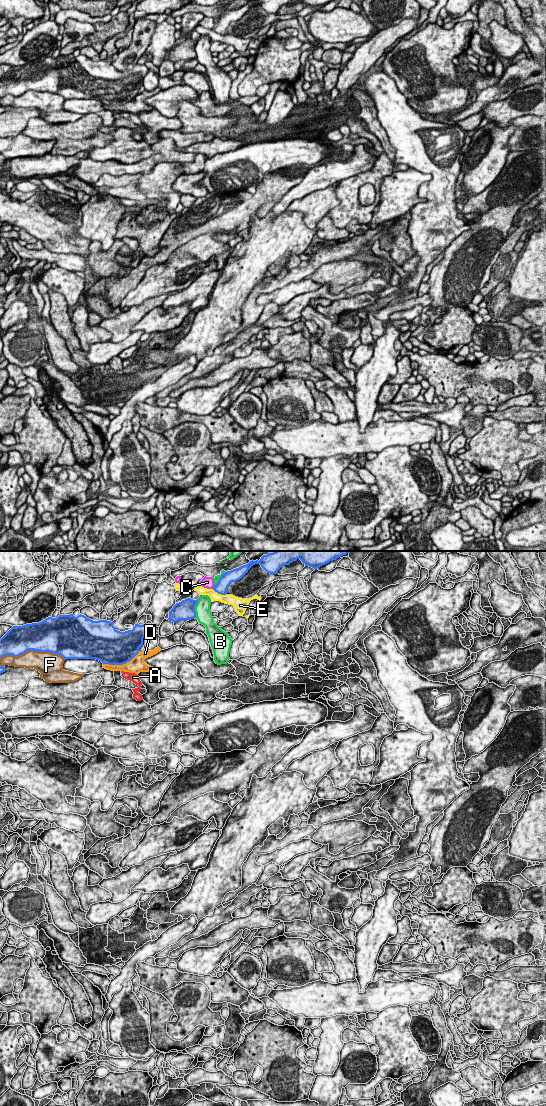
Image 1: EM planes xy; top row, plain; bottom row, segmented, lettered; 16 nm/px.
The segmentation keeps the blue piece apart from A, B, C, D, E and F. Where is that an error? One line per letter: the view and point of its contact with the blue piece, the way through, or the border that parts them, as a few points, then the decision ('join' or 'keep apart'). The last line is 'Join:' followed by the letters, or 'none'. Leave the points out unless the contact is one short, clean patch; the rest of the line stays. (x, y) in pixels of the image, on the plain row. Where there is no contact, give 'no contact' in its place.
A: no contact; join
B: contact xy (195, 45); keep apart
C: contact xy (213, 27); keep apart
D: contact xy (120, 104); keep apart
E: contact xy (219, 33); keep apart
F: contact xy (33, 89); keep apart
Join: A

